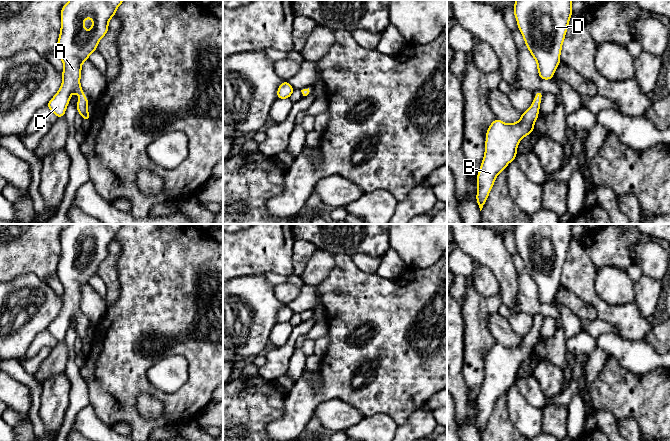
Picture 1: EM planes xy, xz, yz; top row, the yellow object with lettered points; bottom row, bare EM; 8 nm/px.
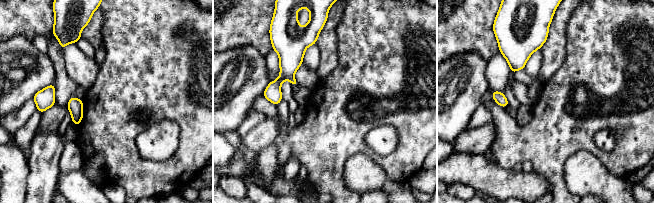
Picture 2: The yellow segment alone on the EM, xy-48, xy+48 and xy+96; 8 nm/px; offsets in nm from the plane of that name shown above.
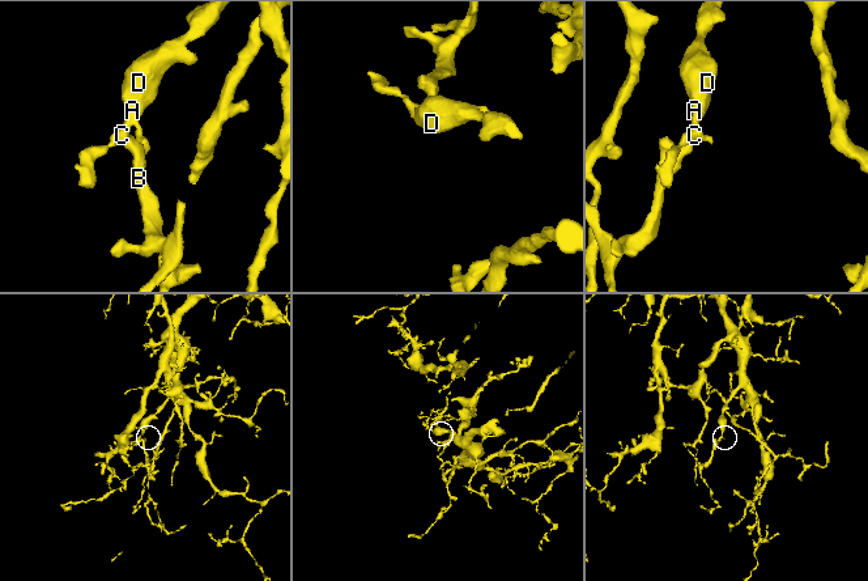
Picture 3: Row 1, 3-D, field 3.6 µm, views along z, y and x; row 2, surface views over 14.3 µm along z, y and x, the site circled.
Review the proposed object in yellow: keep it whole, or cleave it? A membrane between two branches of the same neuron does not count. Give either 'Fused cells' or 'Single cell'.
Single cell

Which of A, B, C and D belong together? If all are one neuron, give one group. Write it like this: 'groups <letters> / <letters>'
groups A B C D

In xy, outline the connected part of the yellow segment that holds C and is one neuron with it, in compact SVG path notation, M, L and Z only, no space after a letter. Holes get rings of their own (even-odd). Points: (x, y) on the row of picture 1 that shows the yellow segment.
M70 0L61 9L61 30L57 42L56 51L63 62L63 81L59 91L47 103L47 107L58 117L64 117L69 104L71 94L77 93L80 99L77 102L77 112L81 114L83 120L91 120L91 115L87 112L88 98L85 96L81 86L81 66L88 61L89 55L97 50L99 41L108 32L109 20L115 16L119 5L125 0ZM90 17L93 24L90 32L85 30L84 20Z

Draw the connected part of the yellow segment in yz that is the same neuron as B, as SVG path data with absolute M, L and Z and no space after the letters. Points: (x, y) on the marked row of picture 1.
M542 91L535 93L531 107L521 114L521 119L506 124L495 119L486 132L485 154L477 175L477 204L482 210L498 174L517 156L517 147L521 139L530 135L539 114Z

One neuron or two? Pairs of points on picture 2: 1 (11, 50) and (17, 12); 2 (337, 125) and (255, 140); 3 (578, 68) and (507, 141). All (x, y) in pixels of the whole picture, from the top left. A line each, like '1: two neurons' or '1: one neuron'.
1: two neurons
2: two neurons
3: one neuron

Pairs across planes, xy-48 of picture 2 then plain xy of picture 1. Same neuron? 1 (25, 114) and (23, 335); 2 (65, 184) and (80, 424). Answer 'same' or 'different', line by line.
1: different
2: same

